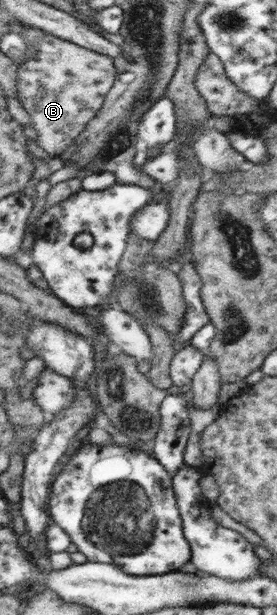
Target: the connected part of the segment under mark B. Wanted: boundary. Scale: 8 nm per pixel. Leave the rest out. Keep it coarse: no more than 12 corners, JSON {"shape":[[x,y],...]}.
{"shape":[[23,24],[18,100],[59,156],[99,114],[115,59]]}

